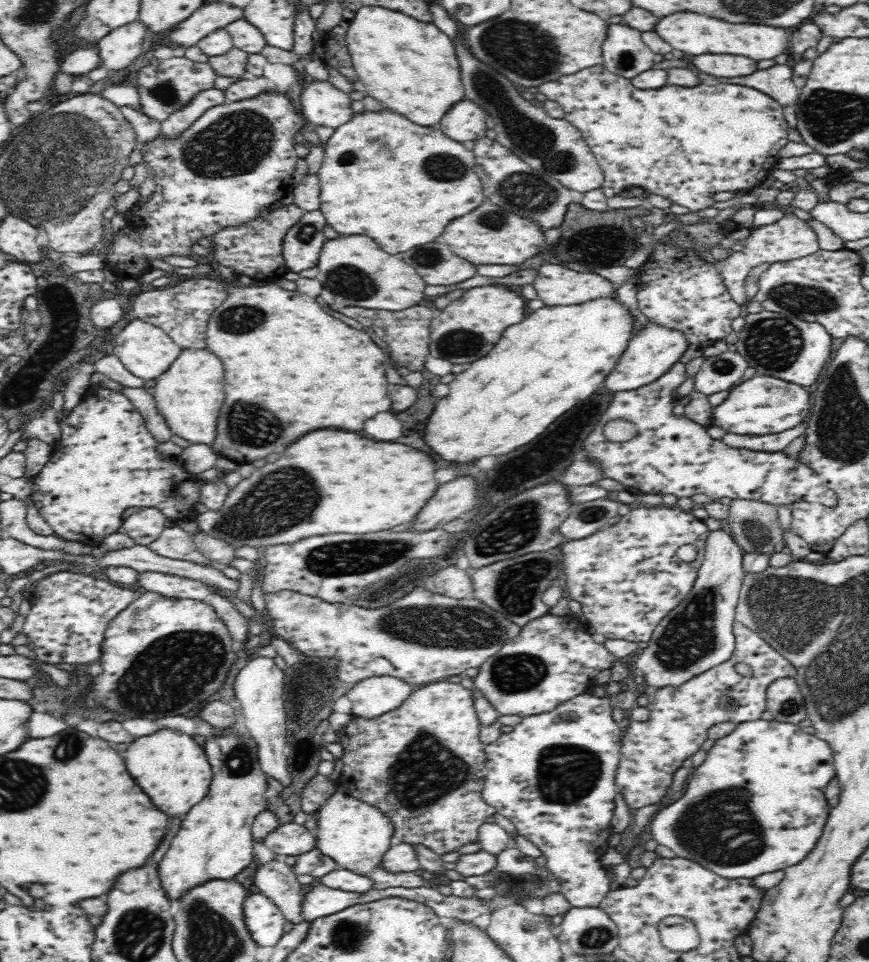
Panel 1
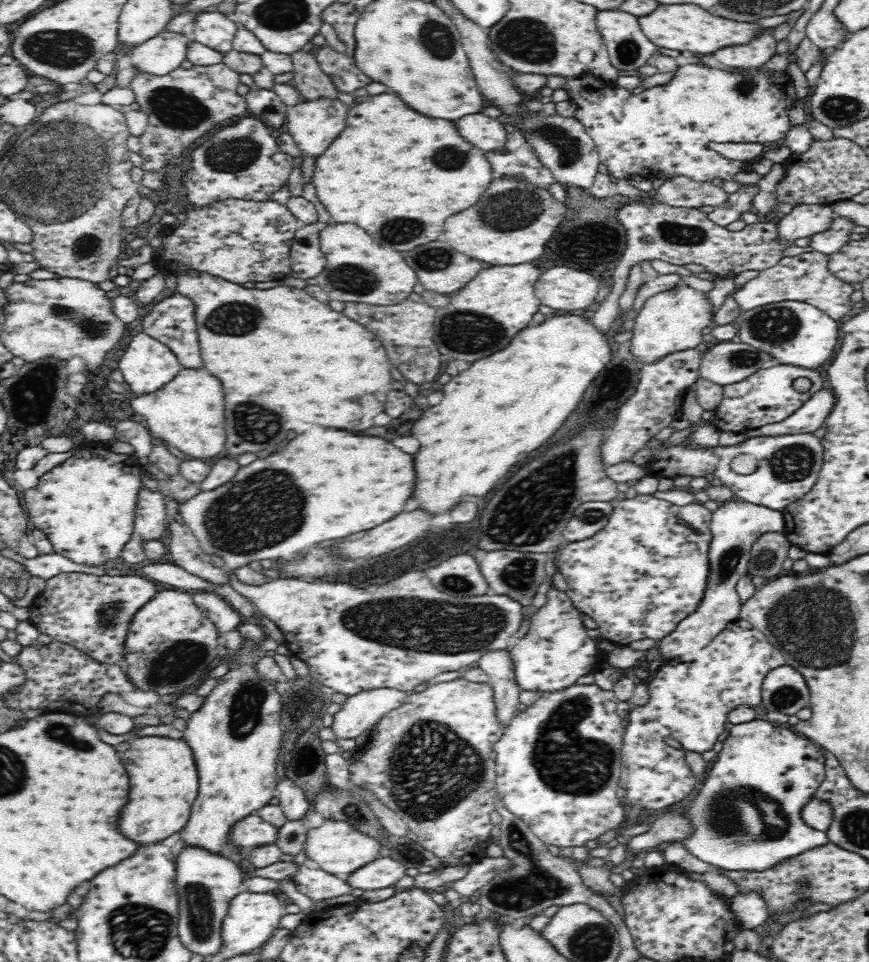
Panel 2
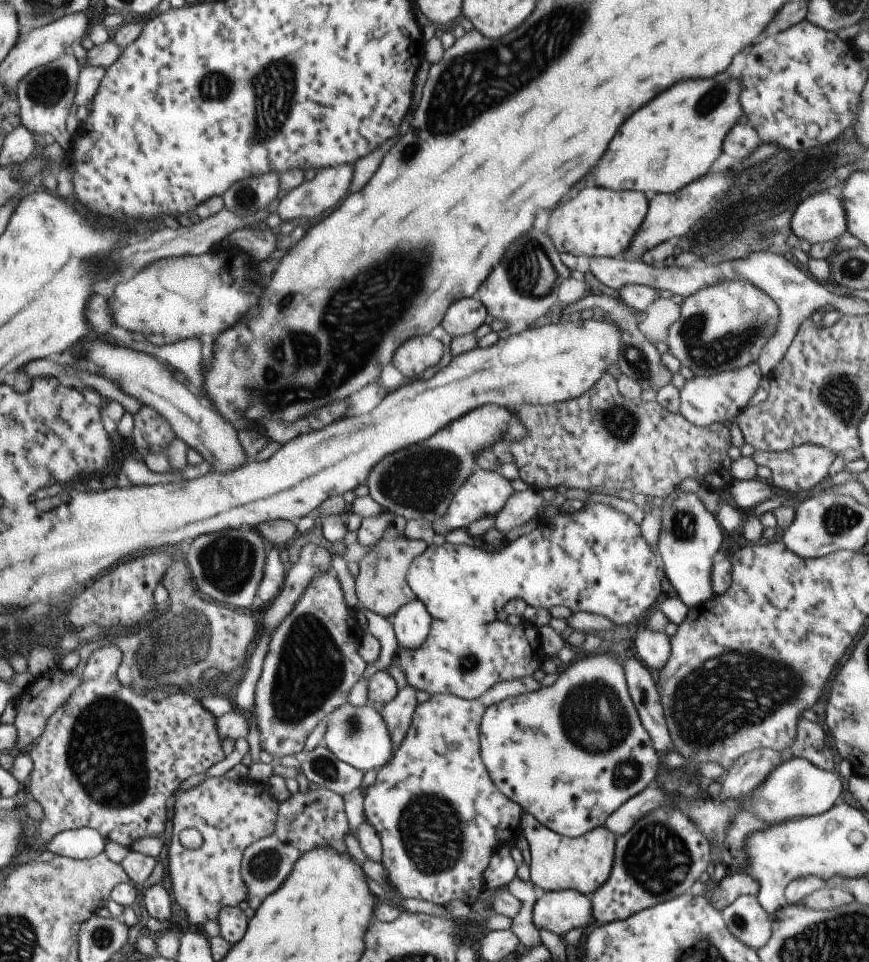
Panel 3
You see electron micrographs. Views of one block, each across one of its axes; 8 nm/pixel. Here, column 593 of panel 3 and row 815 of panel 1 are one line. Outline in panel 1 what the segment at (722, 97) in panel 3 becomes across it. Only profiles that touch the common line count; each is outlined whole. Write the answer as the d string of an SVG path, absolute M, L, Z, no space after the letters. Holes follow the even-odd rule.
M160 730L152 736L134 740L126 752L122 752L126 768L136 784L150 796L154 808L166 816L184 816L206 794L213 778L212 765L206 760L204 750L190 735L178 735L173 730Z

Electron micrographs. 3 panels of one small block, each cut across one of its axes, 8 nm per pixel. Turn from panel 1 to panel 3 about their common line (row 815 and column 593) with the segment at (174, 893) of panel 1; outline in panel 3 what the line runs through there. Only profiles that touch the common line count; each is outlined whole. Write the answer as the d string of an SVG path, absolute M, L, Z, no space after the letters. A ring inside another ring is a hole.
M585 186L571 200L557 204L550 212L547 234L557 253L571 256L616 258L631 245L633 236L647 213L647 200L641 192L609 192Z

